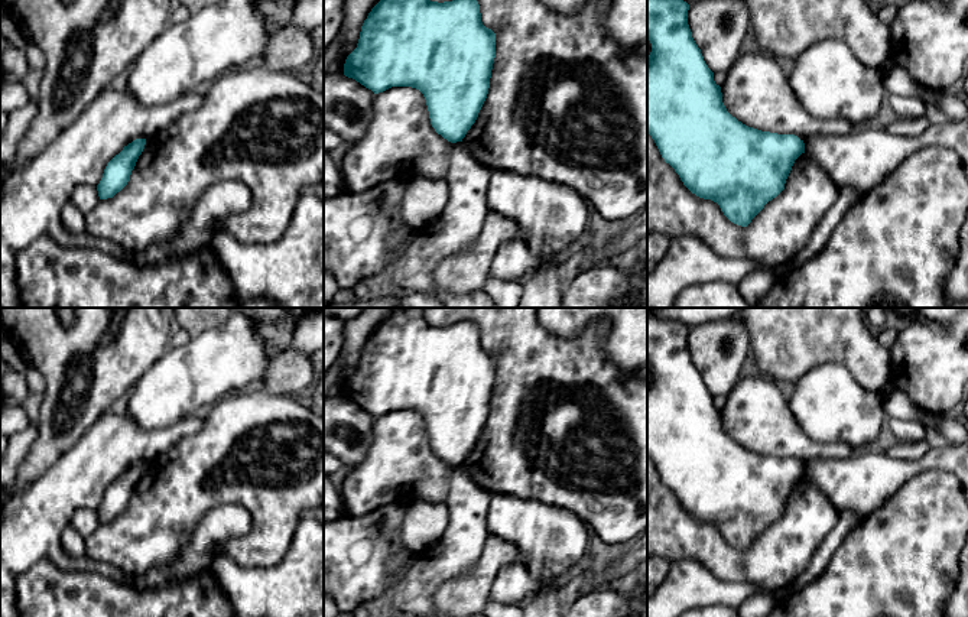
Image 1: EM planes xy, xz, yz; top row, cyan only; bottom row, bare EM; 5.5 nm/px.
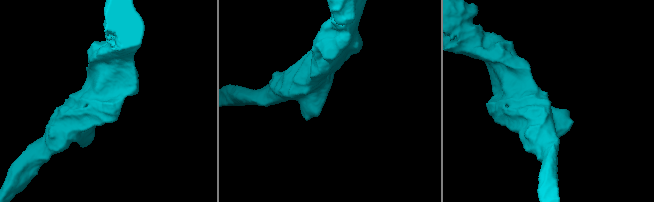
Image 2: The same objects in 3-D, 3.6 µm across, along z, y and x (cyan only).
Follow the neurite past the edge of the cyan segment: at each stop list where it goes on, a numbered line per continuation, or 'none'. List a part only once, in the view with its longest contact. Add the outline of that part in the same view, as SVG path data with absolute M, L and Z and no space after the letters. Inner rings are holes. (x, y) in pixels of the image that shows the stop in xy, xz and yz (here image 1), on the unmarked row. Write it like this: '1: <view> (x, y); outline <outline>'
none

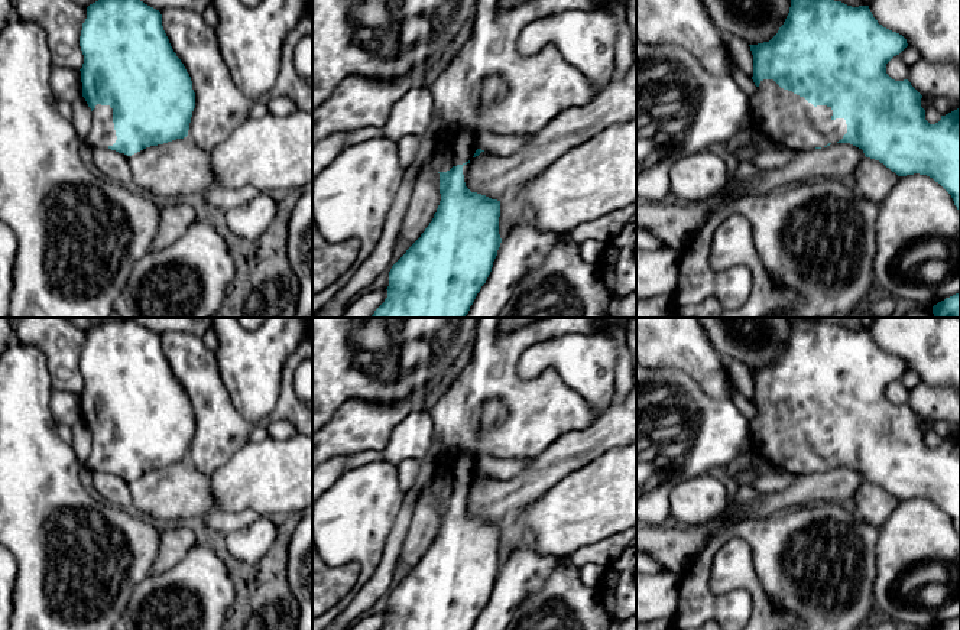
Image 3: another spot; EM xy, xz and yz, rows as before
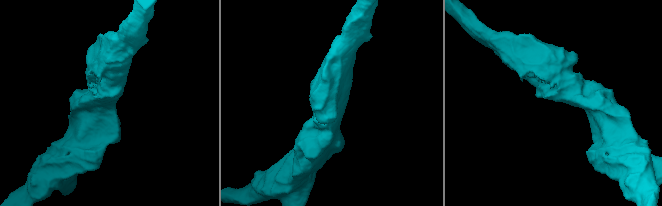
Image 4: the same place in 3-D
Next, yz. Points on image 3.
1: yz (787, 442); outline M773 403L760 405L758 415L749 420L749 429L755 448L773 468L798 477L837 467L847 457L844 442L831 442L831 431L814 431Z

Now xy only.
1: xy (101, 458); outline M97 428L91 435L91 452L87 459L87 467L93 471L108 471L117 464L113 432L110 429Z

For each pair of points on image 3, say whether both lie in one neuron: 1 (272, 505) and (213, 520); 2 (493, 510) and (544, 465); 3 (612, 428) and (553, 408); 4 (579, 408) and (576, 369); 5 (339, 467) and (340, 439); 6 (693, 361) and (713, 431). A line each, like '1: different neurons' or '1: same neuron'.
1: different neurons
2: same neuron
3: different neurons
4: different neurons
5: different neurons
6: different neurons

